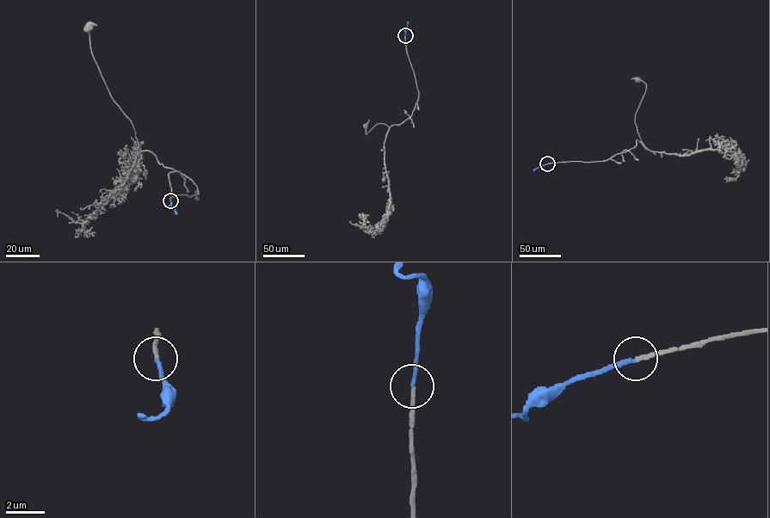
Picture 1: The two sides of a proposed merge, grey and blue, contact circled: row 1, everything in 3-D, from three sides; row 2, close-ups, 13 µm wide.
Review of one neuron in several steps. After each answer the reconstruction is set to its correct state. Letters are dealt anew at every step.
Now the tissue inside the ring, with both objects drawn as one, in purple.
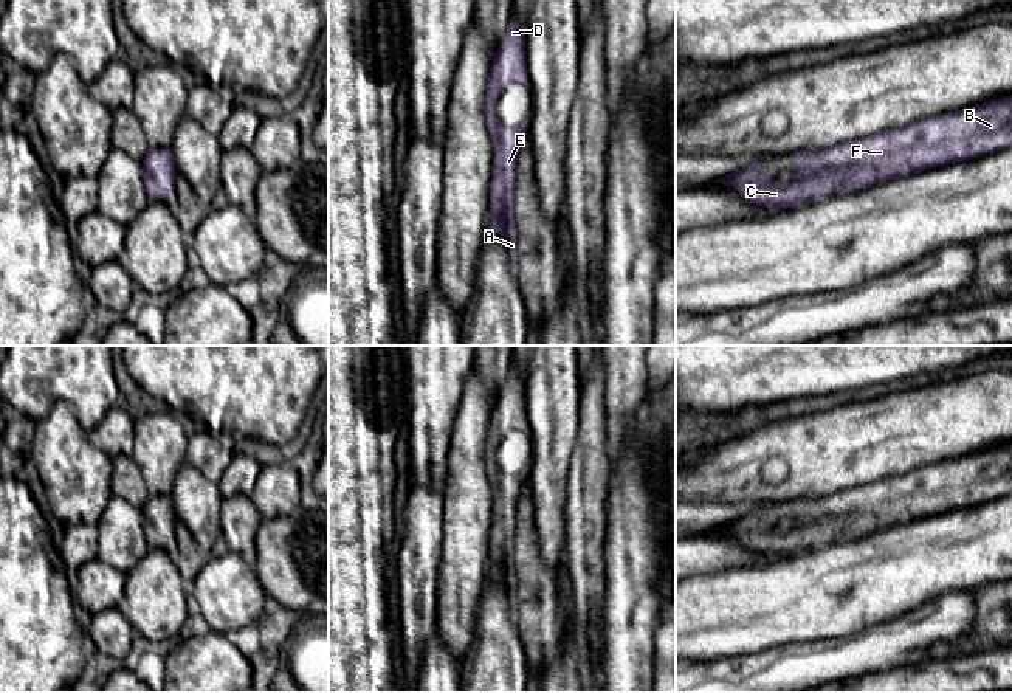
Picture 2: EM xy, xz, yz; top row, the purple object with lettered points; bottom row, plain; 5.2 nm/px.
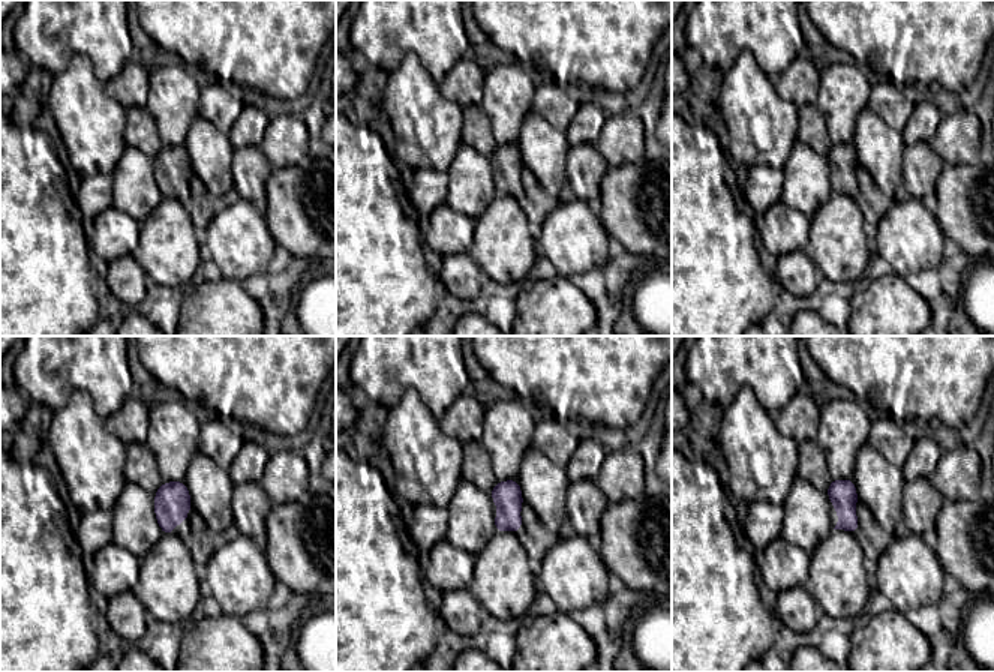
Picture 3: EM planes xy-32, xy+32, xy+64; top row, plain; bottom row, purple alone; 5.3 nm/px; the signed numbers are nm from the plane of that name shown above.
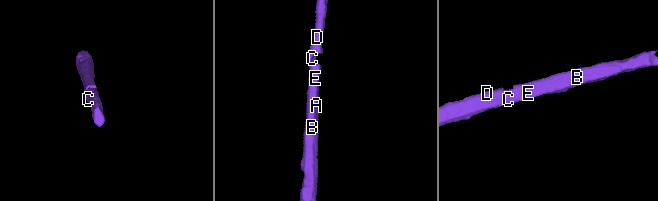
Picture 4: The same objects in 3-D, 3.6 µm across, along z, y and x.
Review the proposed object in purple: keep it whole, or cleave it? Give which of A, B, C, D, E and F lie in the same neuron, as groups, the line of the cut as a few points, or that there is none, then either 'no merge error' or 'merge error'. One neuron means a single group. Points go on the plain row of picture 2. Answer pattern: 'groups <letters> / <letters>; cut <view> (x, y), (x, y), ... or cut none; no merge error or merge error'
groups A B C D E F; cut none; no merge error

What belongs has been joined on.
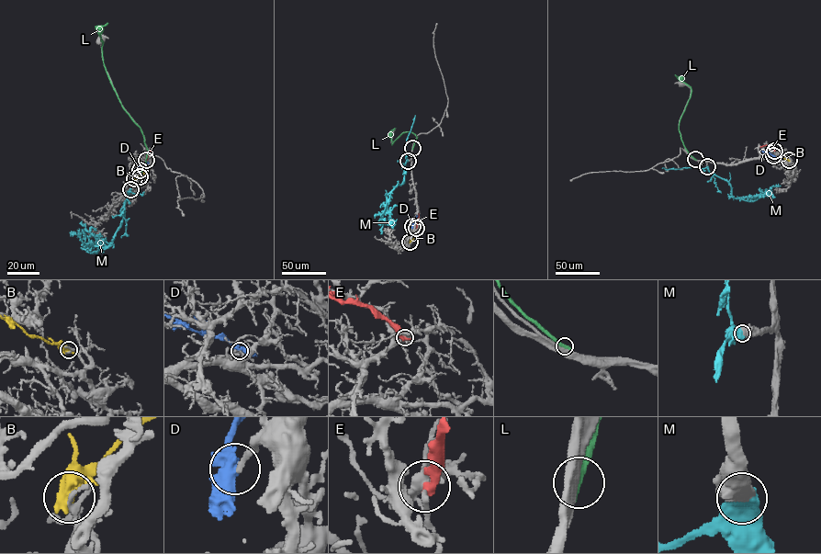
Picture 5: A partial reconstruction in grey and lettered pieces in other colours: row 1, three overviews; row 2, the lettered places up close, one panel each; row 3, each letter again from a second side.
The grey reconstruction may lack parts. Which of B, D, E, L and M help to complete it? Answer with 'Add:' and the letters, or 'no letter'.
Add: M

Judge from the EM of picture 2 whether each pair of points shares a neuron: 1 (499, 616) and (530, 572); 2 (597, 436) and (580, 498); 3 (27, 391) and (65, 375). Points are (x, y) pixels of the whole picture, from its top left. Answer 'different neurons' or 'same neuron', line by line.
1: different neurons
2: same neuron
3: same neuron

